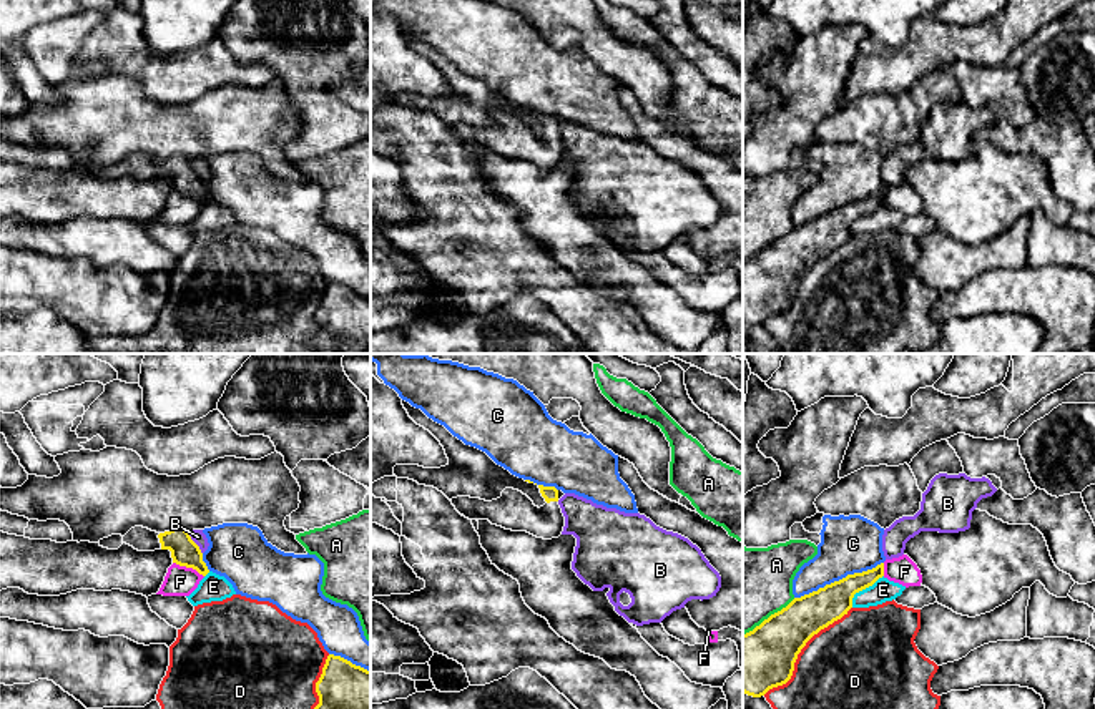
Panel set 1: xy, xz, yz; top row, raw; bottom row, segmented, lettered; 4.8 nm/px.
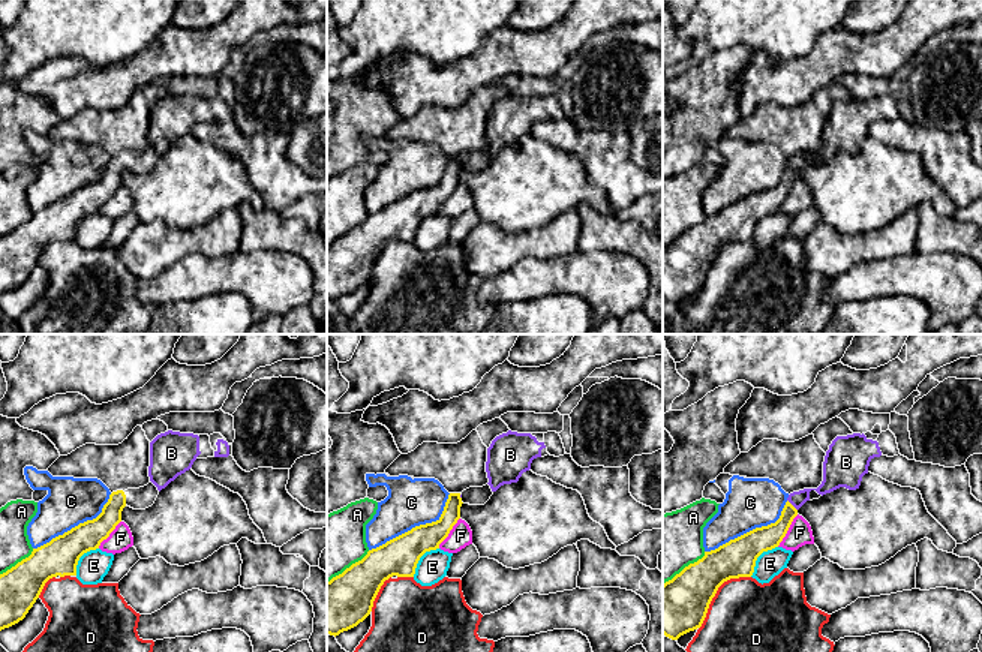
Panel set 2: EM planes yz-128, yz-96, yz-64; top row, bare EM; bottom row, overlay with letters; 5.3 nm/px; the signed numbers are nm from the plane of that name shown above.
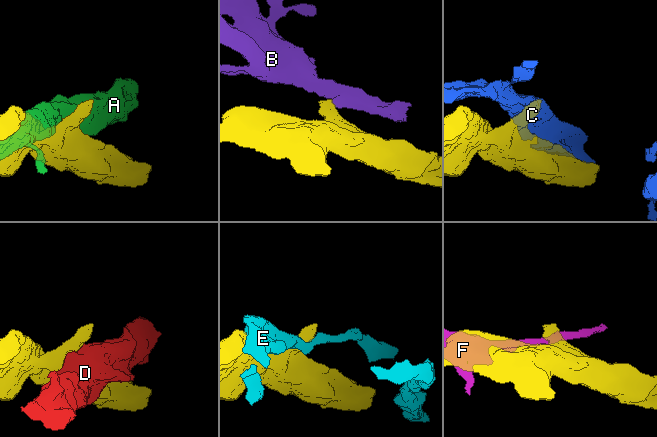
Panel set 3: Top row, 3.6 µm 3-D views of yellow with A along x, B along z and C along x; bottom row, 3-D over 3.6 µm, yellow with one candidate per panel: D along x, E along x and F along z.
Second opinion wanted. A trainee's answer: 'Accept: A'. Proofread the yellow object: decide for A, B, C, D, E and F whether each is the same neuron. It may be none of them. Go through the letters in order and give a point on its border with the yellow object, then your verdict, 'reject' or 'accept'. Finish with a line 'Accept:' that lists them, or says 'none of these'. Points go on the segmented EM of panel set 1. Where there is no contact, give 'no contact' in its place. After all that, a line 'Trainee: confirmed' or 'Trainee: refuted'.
A: yz (770, 616) | reject
B: xy (195, 543) | reject
C: yz (839, 580) | reject
D: yz (800, 651) | reject
E: yz (863, 588) | reject
F: xy (188, 567) | reject
Accept: none of these
Trainee: refuted

